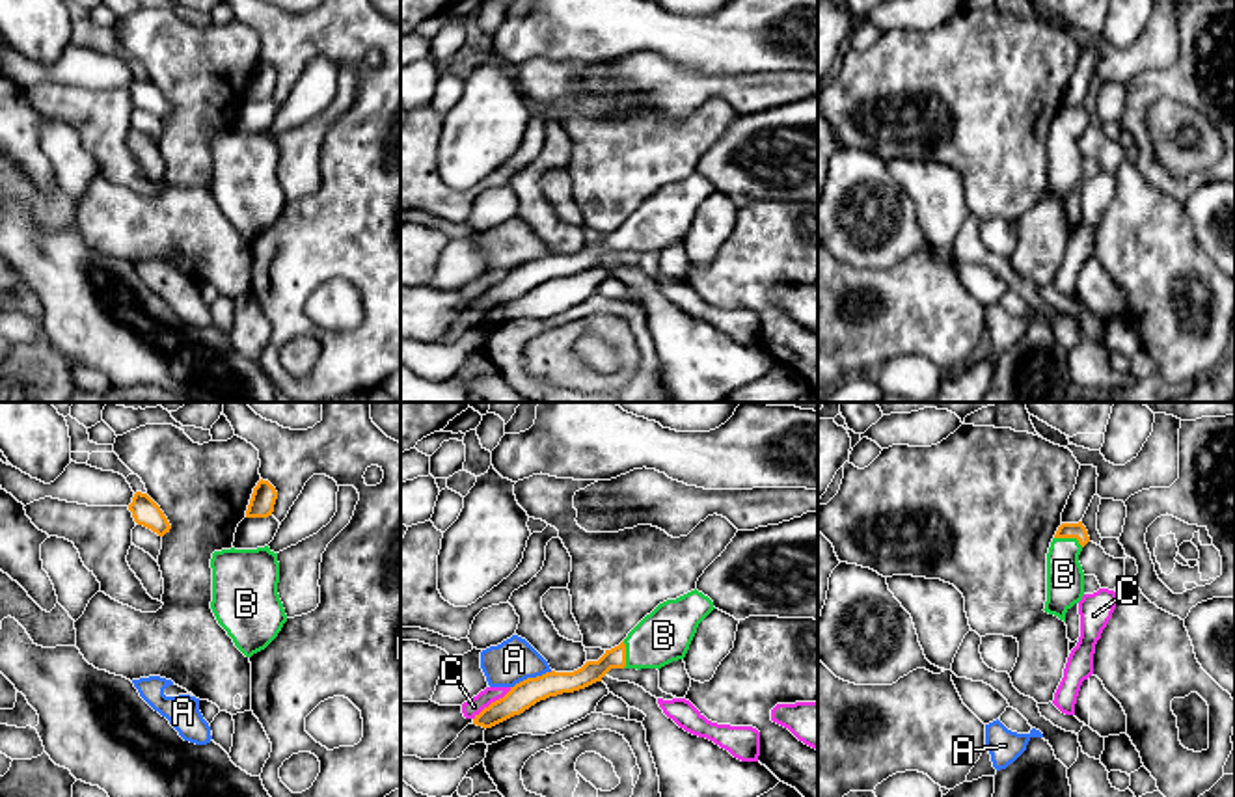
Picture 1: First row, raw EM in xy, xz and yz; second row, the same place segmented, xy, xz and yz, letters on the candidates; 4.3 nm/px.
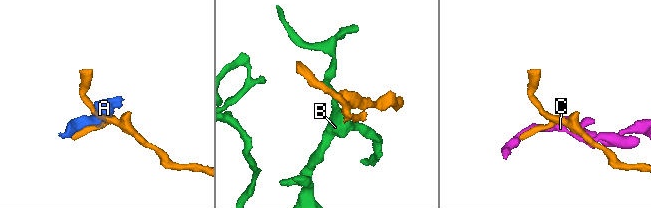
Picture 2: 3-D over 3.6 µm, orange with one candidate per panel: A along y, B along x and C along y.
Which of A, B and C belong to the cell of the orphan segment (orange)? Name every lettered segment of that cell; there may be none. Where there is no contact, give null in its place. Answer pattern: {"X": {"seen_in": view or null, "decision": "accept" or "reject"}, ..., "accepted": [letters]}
{"A": {"seen_in": "xz", "decision": "reject"}, "B": {"seen_in": "yz", "decision": "accept"}, "C": {"seen_in": "xz", "decision": "reject"}, "accepted": ["B"]}

